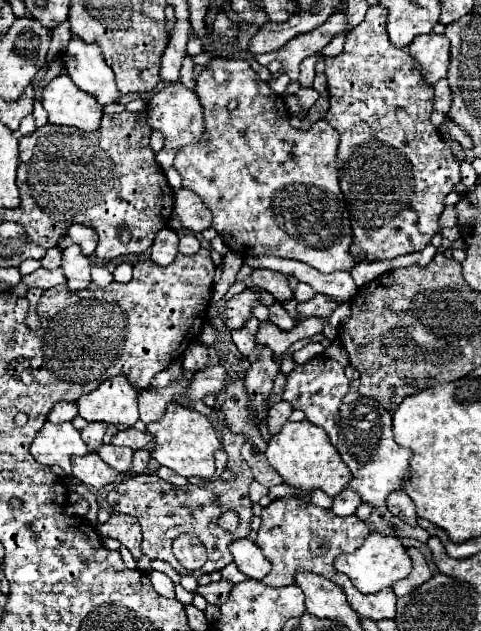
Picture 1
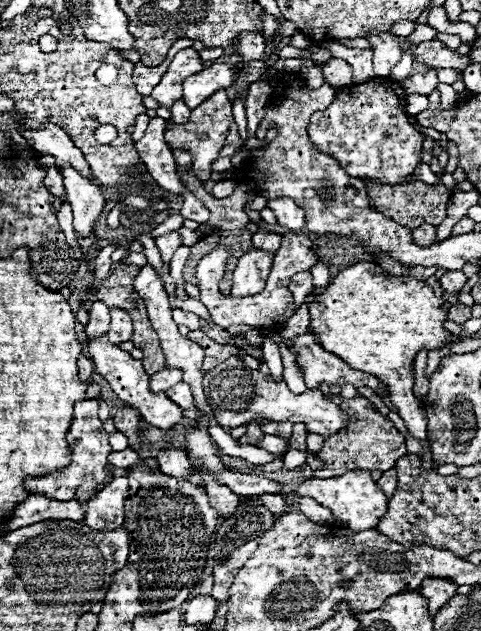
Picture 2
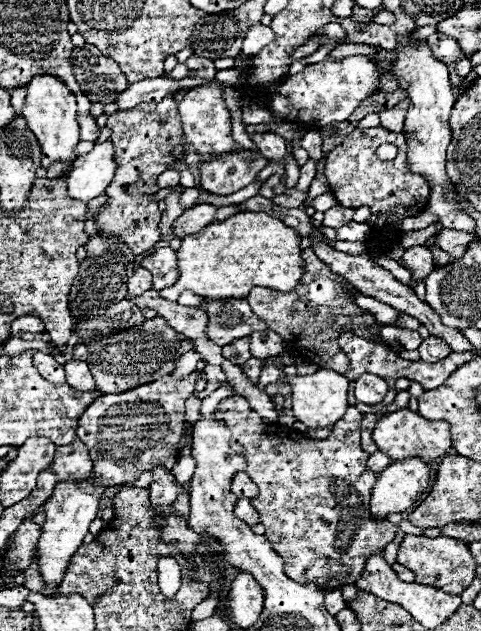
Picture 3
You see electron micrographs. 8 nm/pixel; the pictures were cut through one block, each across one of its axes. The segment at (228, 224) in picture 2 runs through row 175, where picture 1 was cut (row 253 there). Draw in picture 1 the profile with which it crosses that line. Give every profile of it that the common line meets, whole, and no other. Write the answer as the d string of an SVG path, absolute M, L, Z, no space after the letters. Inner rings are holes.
M182 234L178 242L178 252L182 254L194 254L200 248L200 240L194 238L194 234Z

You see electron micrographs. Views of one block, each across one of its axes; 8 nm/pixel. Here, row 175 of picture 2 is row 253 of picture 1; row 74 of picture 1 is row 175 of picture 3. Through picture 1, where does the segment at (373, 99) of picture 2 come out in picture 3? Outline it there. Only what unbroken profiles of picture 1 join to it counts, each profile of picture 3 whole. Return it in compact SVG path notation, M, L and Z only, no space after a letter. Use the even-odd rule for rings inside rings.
M356 128L348 134L348 138L338 144L326 160L326 178L330 184L330 192L336 196L338 204L344 208L360 208L368 206L372 214L390 214L394 218L414 218L426 210L426 200L430 196L430 186L426 180L406 166L408 148L406 140L400 140L400 134L390 134L386 128ZM380 144L396 144L398 154L394 160L380 160L376 150Z

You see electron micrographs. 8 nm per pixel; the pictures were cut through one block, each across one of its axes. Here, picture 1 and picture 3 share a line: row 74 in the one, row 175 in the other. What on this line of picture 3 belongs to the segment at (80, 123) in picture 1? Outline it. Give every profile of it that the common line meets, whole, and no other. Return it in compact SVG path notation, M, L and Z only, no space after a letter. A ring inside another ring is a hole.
M36 76L28 84L28 96L22 116L30 124L30 130L36 134L40 148L42 148L42 168L50 168L54 162L64 164L64 174L60 178L68 176L68 170L72 168L76 160L76 144L80 142L80 126L76 120L76 98L74 94L62 84L62 80L54 76Z

